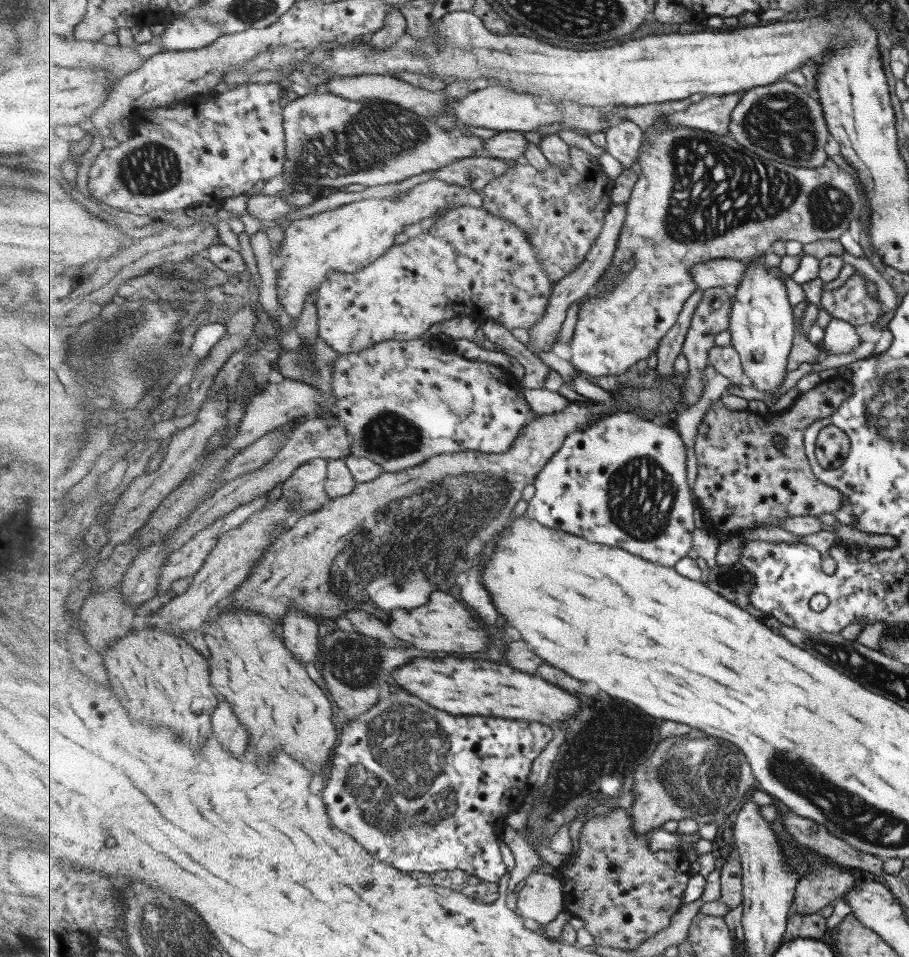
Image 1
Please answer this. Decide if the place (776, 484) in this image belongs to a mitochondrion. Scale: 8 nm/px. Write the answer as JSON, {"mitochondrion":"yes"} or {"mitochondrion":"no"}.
{"mitochondrion":"yes"}

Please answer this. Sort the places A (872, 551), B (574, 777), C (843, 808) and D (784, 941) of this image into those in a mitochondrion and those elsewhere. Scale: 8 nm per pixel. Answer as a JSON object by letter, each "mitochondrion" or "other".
{"A":"other","B":"mitochondrion","C":"mitochondrion","D":"other"}

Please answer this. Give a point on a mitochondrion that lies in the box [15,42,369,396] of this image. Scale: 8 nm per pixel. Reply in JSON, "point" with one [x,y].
{"point":[141,172]}

